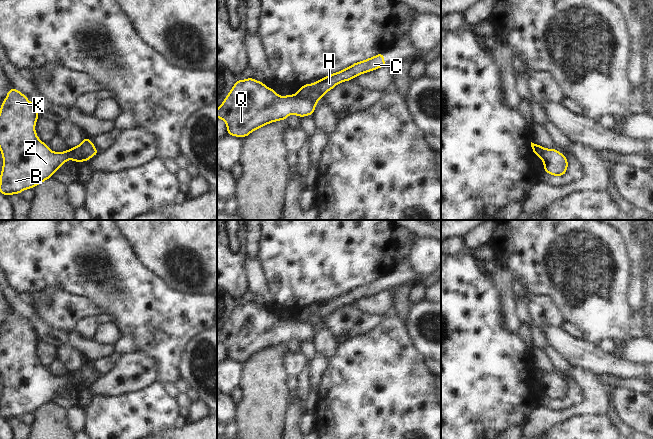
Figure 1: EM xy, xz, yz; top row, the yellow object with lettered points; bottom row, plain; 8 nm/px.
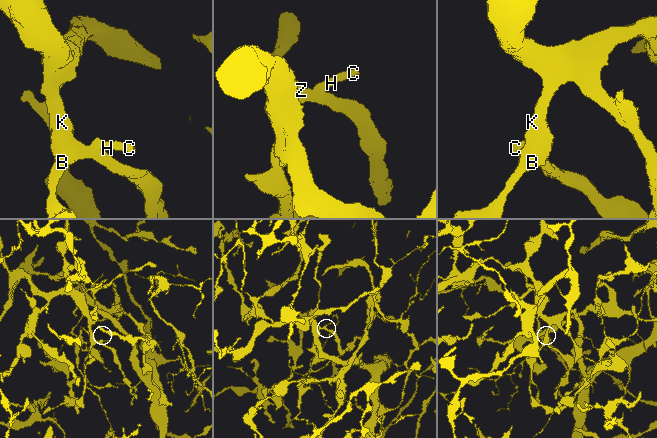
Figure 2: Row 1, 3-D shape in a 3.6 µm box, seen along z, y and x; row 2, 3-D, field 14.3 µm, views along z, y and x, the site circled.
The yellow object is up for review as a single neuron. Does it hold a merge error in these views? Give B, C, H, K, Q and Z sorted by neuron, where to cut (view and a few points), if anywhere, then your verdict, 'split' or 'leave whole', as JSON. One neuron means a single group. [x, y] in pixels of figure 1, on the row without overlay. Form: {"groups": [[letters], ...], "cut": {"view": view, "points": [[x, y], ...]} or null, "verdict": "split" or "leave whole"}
{"groups": [["B", "K", "Q", "Z"], ["C", "H"]], "cut": {"view": "xz", "points": [[295, 319], [317, 325]]}, "verdict": "split"}

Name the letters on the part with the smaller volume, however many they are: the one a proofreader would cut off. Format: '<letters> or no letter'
C, H

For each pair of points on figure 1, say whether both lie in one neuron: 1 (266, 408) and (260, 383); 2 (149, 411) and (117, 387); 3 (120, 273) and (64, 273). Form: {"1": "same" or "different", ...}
{"1": "same", "2": "different", "3": "same"}

